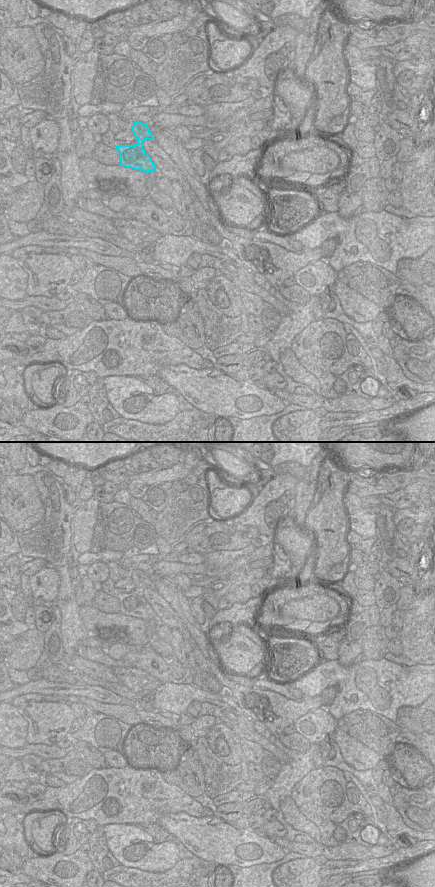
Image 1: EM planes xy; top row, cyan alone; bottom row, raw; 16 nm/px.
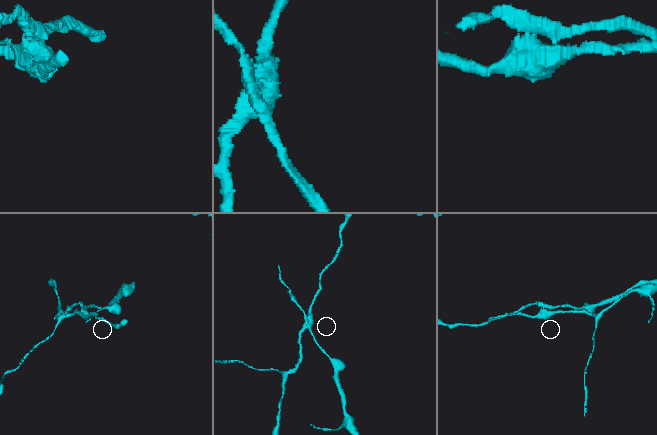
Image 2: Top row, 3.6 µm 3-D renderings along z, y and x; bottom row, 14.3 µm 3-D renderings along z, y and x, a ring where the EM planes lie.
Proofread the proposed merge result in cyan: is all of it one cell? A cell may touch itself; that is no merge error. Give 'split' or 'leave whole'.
split

